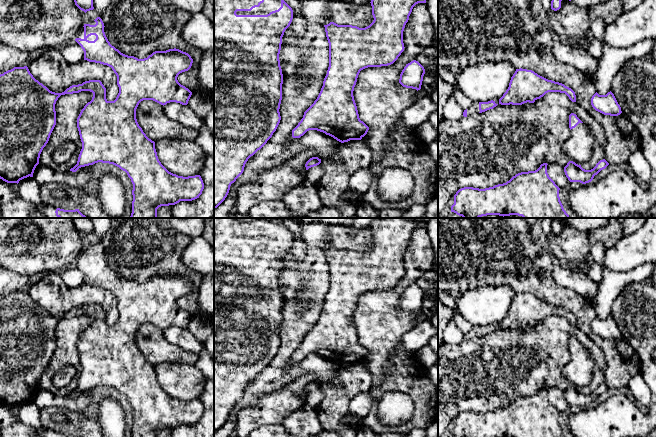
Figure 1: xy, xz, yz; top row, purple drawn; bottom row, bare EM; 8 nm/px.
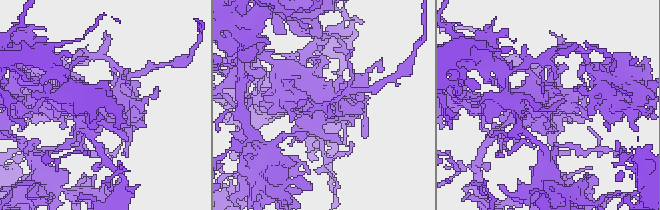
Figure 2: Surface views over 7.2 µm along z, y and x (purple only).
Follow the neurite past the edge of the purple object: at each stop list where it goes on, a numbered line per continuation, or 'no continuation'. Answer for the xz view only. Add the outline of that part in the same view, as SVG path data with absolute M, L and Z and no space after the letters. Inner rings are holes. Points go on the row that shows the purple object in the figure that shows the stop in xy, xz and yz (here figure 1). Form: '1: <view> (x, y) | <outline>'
1: xz (267, 6) | M264 0L259 7L253 8L251 11L237 11L237 15L267 15L272 11L281 7L281 0Z

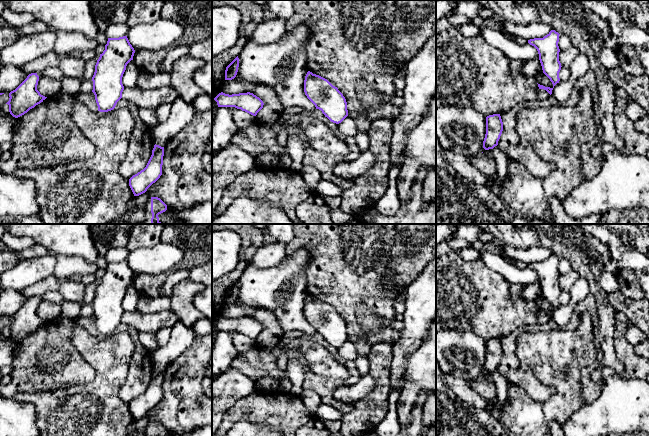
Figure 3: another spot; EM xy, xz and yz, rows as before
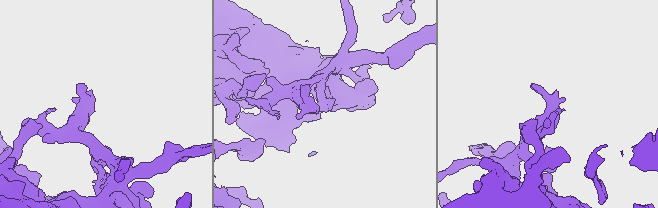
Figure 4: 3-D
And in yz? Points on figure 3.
no continuation

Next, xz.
no continuation

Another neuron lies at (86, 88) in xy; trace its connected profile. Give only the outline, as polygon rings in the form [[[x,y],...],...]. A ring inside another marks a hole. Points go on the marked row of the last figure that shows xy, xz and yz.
[[[84,79],[81,88],[76,97],[86,97],[89,96],[93,90],[92,79]]]

